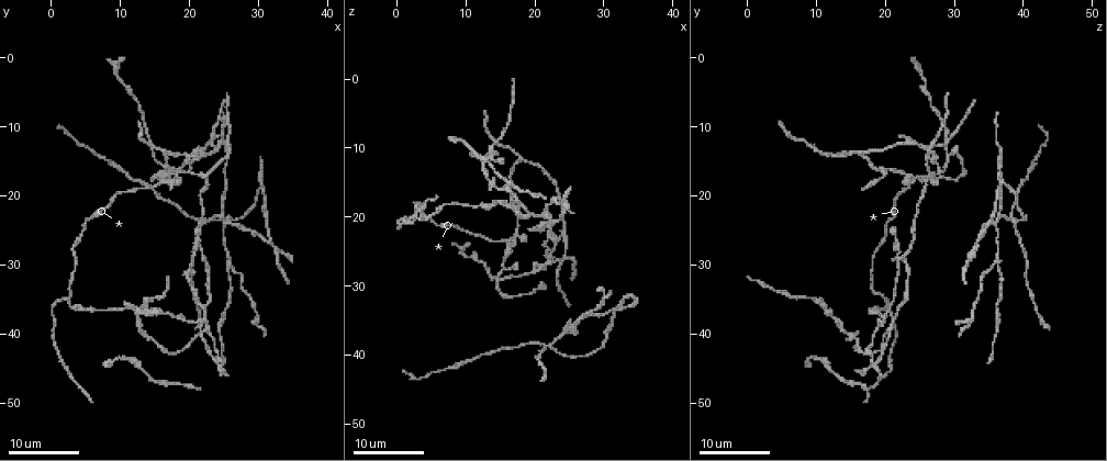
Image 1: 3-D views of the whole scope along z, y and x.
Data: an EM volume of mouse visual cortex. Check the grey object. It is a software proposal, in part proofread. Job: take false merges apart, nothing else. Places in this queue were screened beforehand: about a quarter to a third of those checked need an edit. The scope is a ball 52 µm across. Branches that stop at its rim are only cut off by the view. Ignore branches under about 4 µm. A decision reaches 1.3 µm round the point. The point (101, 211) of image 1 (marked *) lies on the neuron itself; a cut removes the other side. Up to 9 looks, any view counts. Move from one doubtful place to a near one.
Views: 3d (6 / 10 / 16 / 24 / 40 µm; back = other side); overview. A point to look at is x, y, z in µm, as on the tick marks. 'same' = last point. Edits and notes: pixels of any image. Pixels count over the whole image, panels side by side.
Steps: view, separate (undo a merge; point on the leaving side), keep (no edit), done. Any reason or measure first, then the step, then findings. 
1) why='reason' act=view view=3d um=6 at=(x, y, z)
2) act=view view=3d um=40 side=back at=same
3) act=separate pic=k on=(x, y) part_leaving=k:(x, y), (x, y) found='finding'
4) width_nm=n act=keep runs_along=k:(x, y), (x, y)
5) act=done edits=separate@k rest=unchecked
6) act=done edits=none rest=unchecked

why='side arm on a straight run' act=view view=3d um=24 at=(18.0, 14.0, 11.5)

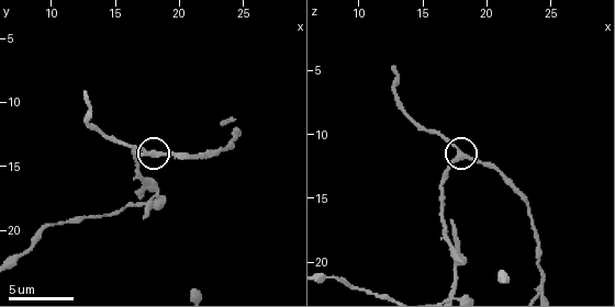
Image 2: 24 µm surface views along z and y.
act=view view=3d um=6 at=(18.0, 14.0, 11.4)

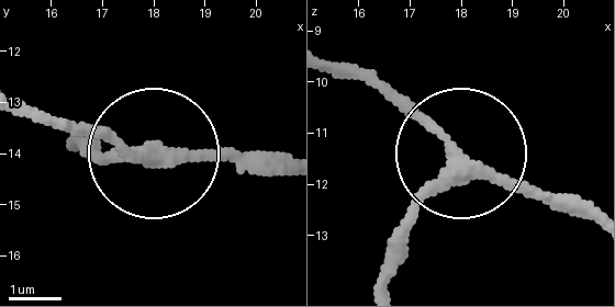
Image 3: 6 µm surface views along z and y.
arms=3 act=keep runs_along=3:(384, 277), (389, 238), (455, 159), (376, 71) found='continuous, no second neuron'

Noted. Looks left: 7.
why='arms part here' act=view view=3d um=24 at=(17.0, 17.5, 24.0)

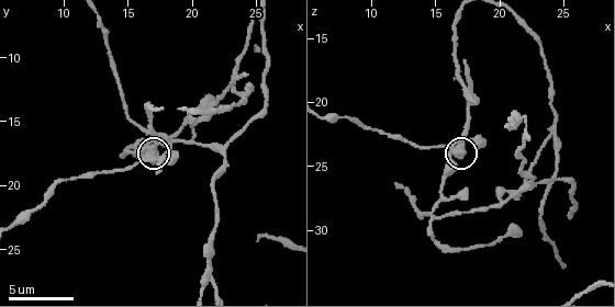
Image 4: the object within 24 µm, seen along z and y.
act=view view=3d um=10 at=(17.0, 17.6, 24.2)

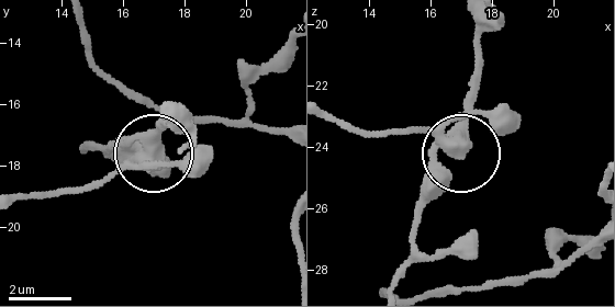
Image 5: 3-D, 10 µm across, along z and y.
arms=3 act=keep found='continuous, no second neuron'

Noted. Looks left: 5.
why='three arms meet' act=view view=3d um=6 at=(20.2, 16.0, 27.8)

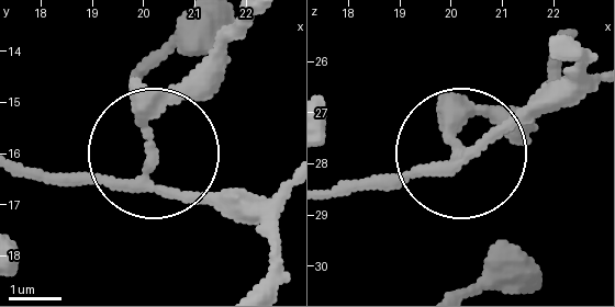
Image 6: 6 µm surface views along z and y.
act=view view=3d um=6 side=back at=(20.10, 16.15, 27.80)

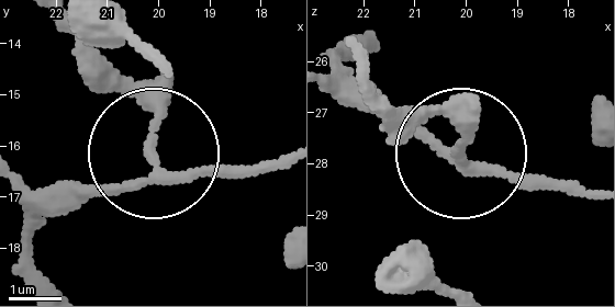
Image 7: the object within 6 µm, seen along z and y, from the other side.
act=separate pic=7 on=(151, 103) part_leaving=7:(154, 173), (149, 113), (62, 21) found='two neurons meet here'

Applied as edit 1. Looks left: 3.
why='see it whole again' act=view view=overview

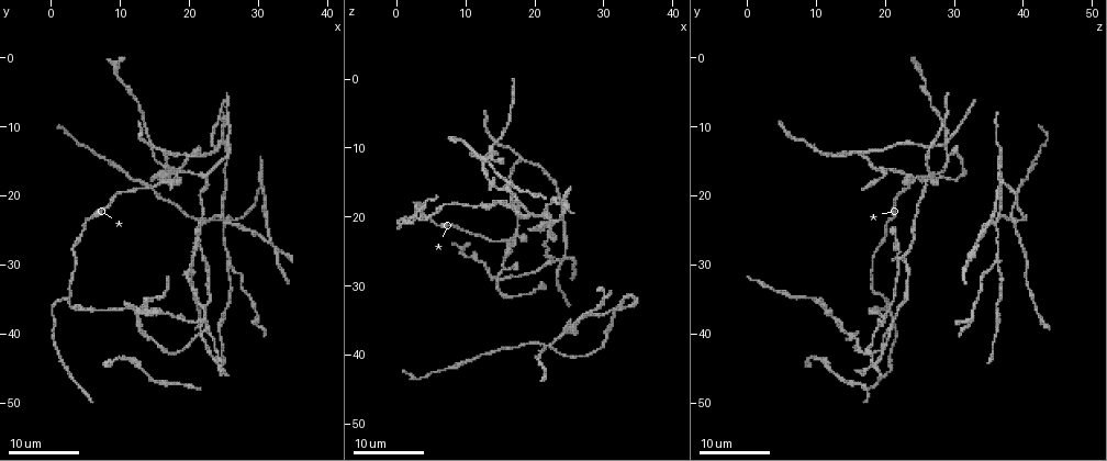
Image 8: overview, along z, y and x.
why='three-way junction' act=view view=3d um=16 at=(26.0, 30.0, 36.0)

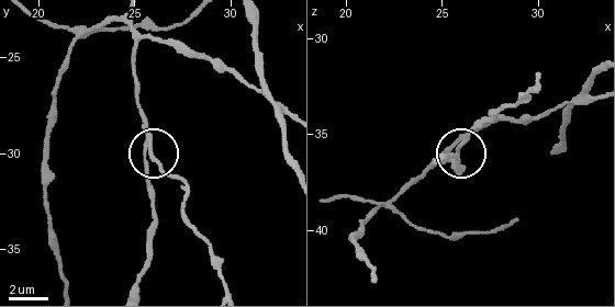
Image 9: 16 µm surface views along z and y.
act=view view=3d um=10 at=same

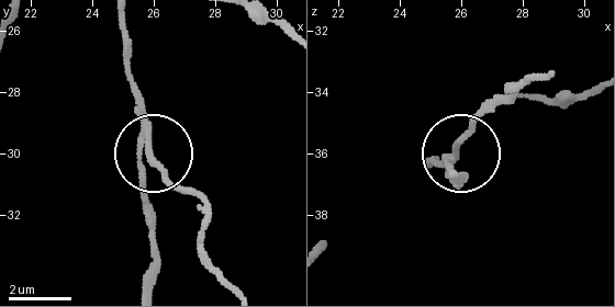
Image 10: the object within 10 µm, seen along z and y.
act=separate pic=10 on=(158, 166) part_leaving=10:(145, 131), (153, 159), (198, 199), (200, 253), (224, 285) found='two neurons meet here'

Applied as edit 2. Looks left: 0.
act=done edits=separate@7,separate@10 rest=unchecked

